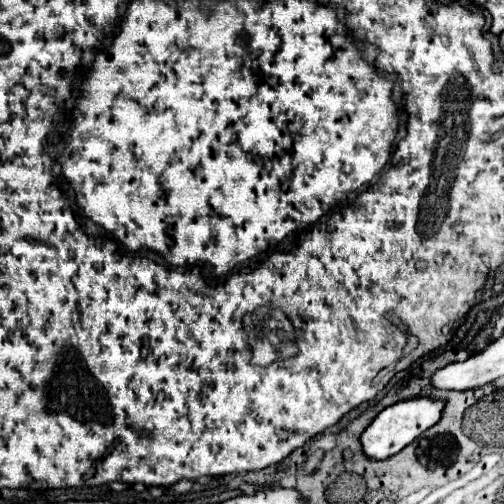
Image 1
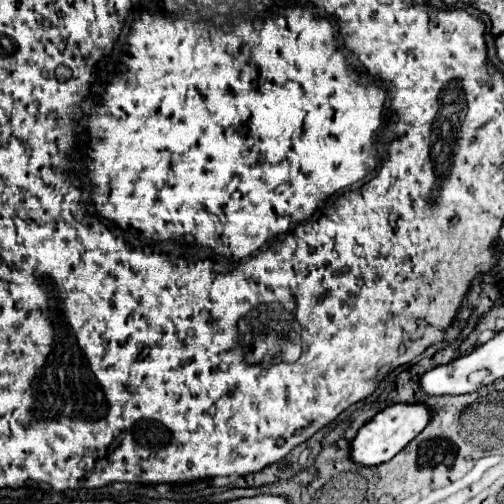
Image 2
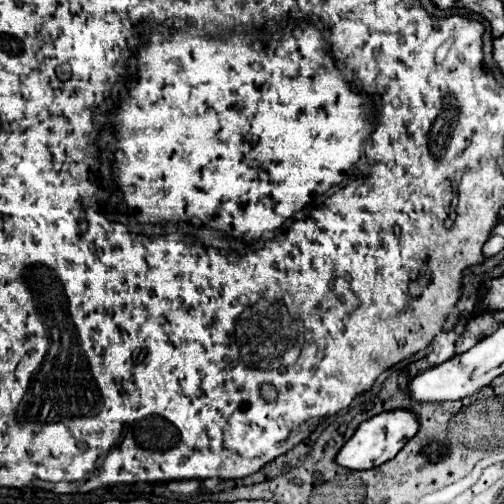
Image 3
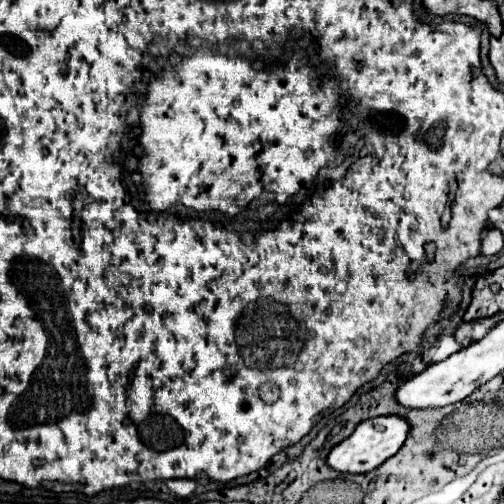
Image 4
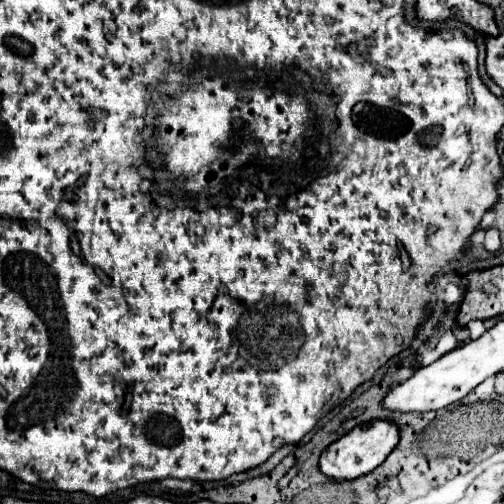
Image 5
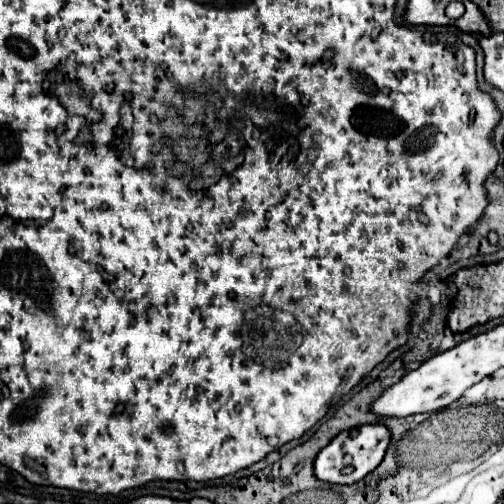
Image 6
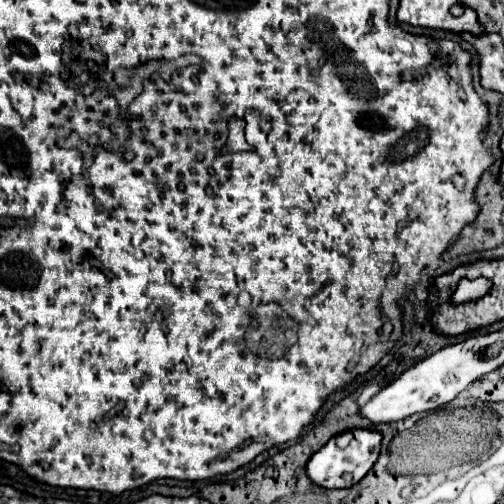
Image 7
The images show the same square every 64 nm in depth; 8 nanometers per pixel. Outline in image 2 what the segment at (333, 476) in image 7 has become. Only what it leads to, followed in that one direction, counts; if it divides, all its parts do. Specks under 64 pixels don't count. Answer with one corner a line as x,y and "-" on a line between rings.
396,404
378,412
370,422
366,422
350,444
350,460
360,466
378,466
392,460
410,440
414,440
430,420
430,410
426,406

